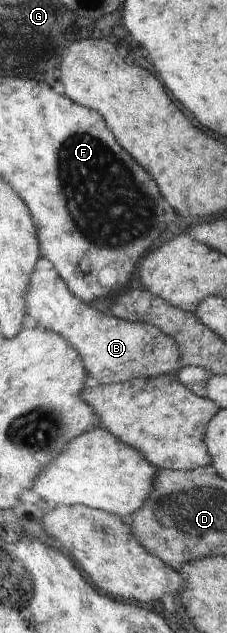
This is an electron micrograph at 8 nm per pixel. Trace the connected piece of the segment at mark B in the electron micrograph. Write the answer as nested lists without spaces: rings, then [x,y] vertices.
[[[52,263],[46,269],[36,269],[30,275],[30,287],[26,295],[28,315],[38,321],[39,327],[64,335],[76,351],[80,351],[82,363],[96,384],[126,383],[131,379],[156,379],[162,375],[177,377],[183,368],[180,347],[157,327],[144,322],[131,322],[103,313],[72,295],[64,279],[56,273]]]

